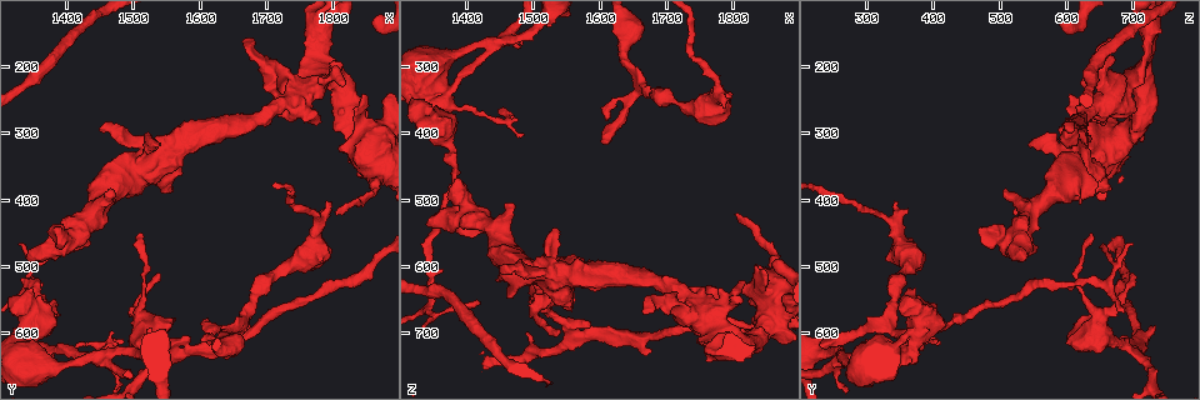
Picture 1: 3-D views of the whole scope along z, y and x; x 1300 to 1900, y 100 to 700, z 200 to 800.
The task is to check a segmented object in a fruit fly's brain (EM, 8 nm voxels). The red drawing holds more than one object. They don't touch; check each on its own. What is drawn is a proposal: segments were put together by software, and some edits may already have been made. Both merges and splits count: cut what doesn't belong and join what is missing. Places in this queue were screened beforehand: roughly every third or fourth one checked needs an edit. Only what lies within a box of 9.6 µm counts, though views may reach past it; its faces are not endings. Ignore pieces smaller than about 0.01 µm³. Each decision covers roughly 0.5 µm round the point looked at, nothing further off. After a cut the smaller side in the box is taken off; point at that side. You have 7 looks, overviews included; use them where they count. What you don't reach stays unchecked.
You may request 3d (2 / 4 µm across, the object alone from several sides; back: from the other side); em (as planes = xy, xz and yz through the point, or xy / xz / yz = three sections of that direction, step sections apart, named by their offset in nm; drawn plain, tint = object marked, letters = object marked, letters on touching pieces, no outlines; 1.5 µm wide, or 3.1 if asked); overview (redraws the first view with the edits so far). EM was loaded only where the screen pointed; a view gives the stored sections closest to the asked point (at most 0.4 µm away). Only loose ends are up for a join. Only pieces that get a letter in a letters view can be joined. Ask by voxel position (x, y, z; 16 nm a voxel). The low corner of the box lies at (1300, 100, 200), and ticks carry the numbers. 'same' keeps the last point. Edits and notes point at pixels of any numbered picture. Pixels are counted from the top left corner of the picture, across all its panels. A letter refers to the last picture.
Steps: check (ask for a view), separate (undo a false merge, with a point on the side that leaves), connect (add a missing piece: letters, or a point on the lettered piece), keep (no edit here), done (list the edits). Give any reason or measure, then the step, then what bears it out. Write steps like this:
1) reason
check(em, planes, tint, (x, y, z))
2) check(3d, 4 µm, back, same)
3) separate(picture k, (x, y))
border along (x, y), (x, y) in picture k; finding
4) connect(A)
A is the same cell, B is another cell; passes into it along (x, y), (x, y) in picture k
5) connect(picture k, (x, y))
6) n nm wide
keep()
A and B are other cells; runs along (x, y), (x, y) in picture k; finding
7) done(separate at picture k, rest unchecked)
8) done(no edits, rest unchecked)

check(3d, 2 µm, (1830, 265, 605))

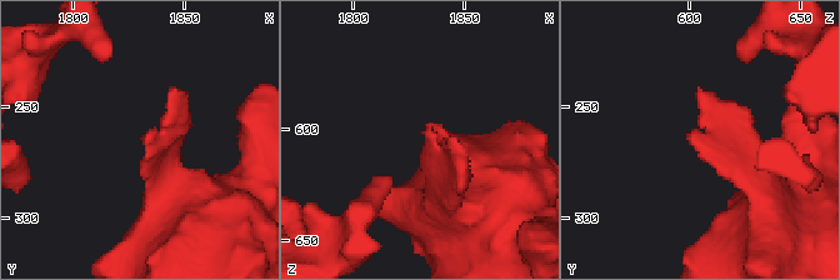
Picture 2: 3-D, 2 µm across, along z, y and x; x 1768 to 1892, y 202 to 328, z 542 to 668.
shape alone is not enough
check(em, planes, plain, (1833, 265, 600))

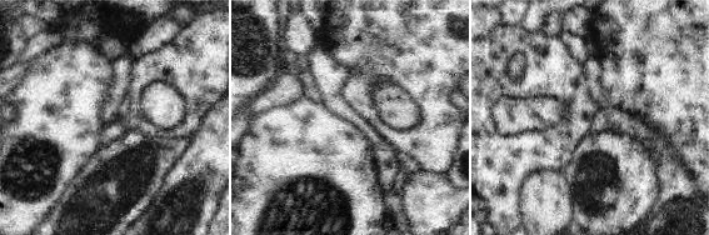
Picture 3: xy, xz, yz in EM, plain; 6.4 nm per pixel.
see the neighbours
check(em, planes, letters, same)

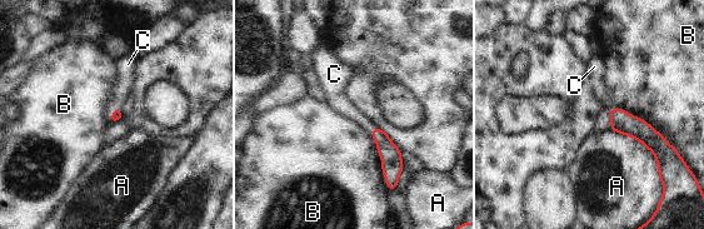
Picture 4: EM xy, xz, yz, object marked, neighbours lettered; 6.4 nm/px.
connect(C)
C is the same cell, A and B are other cells; passes into it along (116, 114), (113, 111), (123, 90) in picture 4; the neuron continues

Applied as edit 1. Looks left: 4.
thin end
check(em, xz, step 8, letters, (1515, 445, 635))

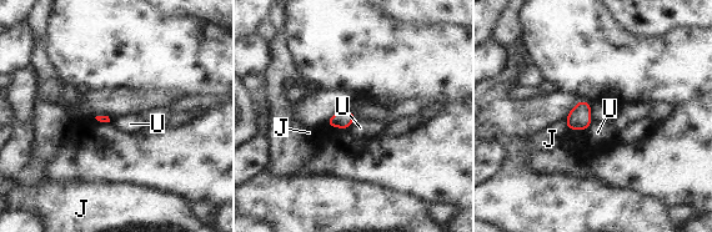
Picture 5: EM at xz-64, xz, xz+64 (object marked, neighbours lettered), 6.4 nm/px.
keep()
J and U are other cells; border along (356, 117), (349, 127) in picture 5; none of them fits

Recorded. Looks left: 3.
arms part here
check(em, planes, letters, (1565, 630, 705))

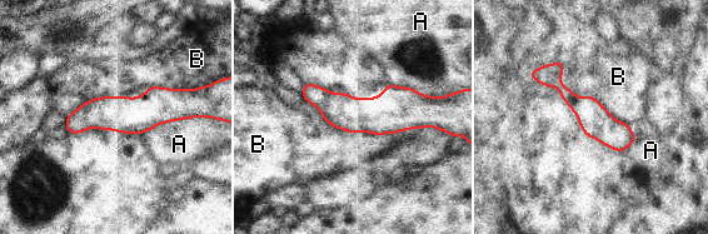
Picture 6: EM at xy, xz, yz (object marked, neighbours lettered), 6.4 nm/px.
B touches over 850 nm
keep()
A and B are other cells; runs along (305, 89), (340, 110), (428, 110) in picture 6; continuous, no second neuron

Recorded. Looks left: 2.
done(connect at picture 4, rest unchecked)

